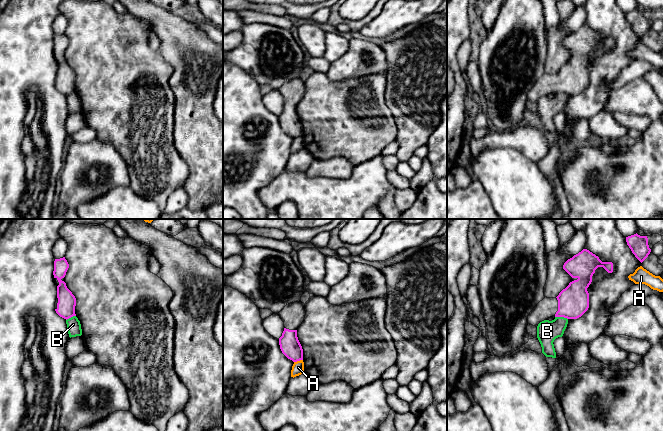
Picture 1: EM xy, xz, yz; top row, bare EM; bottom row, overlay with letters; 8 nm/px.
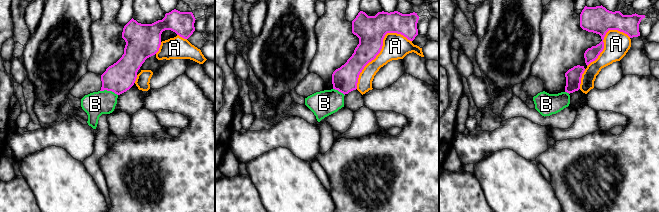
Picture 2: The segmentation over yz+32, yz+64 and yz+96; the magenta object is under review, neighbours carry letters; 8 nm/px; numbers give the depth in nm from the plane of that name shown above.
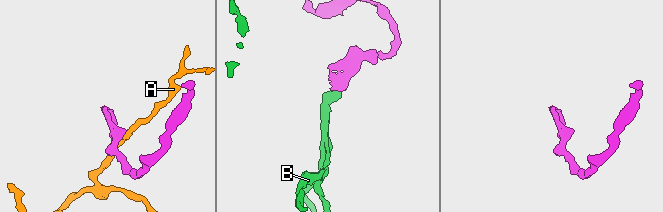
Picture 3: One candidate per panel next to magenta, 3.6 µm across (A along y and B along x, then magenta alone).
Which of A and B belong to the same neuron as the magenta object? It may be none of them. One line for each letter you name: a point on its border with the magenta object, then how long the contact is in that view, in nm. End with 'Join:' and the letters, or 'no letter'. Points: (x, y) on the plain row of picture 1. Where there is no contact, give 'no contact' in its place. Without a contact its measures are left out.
Join: no letter

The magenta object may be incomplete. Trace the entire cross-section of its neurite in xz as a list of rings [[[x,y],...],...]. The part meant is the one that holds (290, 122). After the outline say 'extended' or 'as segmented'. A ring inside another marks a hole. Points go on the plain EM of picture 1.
[[[305,67],[299,78],[286,81],[278,89],[285,103],[282,112],[279,114],[280,125],[293,138],[303,136],[303,125],[297,113],[297,105],[304,97],[306,91],[305,79],[309,74],[309,68]]]; extended

